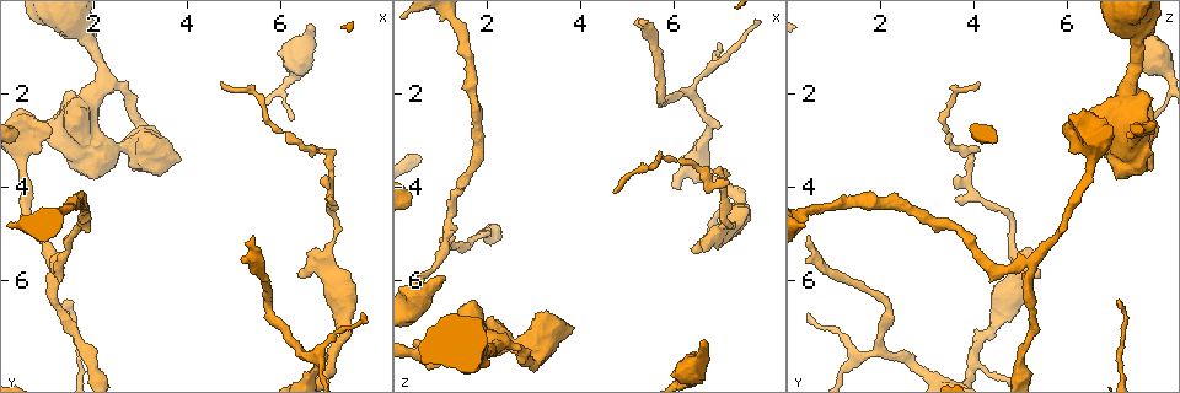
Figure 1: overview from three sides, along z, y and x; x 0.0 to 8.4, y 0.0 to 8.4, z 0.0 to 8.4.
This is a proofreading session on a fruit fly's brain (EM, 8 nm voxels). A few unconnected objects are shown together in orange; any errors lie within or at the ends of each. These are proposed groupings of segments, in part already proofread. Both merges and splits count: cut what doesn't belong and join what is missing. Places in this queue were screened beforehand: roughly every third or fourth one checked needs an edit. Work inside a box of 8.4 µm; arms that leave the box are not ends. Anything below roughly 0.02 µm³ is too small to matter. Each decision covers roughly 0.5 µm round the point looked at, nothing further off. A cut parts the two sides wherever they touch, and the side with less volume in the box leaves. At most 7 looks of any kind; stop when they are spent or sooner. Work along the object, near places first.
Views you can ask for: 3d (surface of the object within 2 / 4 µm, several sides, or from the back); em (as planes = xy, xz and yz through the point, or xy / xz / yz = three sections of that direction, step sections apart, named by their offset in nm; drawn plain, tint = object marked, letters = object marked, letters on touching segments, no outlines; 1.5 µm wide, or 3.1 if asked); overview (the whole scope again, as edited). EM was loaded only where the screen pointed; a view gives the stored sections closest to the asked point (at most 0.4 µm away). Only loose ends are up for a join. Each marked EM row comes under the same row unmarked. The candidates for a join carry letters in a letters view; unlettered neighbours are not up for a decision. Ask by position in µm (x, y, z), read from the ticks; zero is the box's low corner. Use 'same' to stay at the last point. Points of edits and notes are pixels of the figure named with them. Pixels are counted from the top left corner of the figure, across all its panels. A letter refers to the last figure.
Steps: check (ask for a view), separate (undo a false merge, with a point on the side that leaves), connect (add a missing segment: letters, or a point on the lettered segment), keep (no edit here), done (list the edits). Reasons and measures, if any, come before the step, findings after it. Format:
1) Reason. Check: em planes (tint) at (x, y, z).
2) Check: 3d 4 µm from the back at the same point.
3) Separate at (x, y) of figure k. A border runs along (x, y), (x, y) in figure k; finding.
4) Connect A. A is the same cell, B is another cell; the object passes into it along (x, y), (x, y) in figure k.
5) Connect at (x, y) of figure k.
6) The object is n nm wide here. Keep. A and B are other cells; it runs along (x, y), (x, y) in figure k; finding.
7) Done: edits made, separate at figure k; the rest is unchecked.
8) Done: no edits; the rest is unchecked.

Calibre changes. Check: em xz step 8 (letters) at (7.30, 6.70, 4.60).

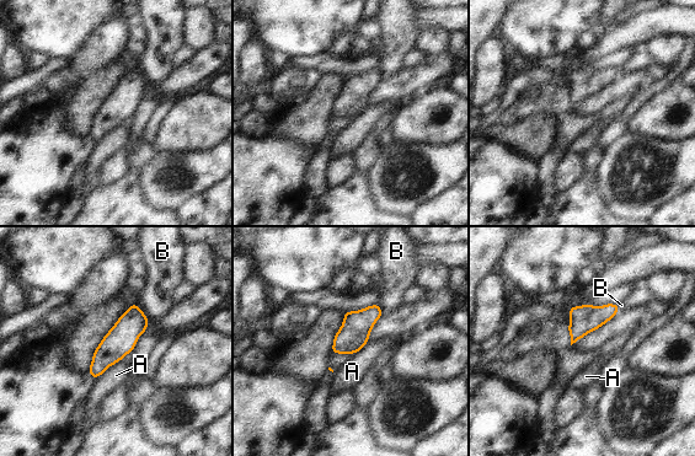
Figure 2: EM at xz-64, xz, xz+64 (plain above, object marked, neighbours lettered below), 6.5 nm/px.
Keep. A and B are other cells; continuous, no second cell.

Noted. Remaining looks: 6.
Thin end. Check: em planes (letters) at (6.60, 0.65, 7.20).

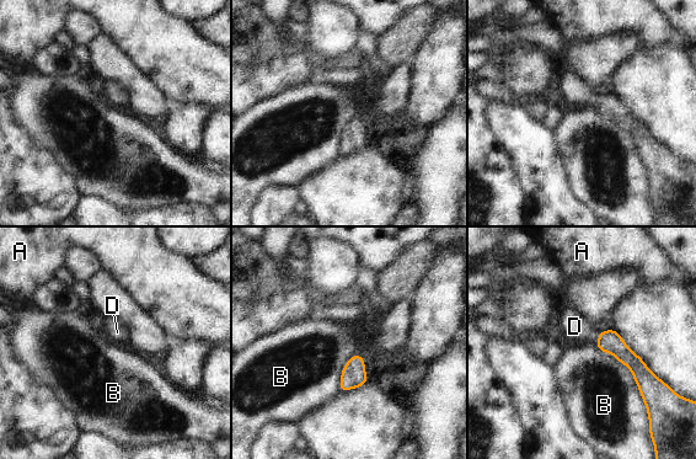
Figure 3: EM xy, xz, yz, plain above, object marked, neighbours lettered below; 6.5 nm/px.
Connect D. D is the same cell, A and B are other cells; the object passes into it along (609, 341), (598, 339), (574, 326) in figure 3; it goes on there.

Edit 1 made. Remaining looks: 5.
Sudden change in width. Check: 3d 4 µm at (1.75, 0.70, 7.50).

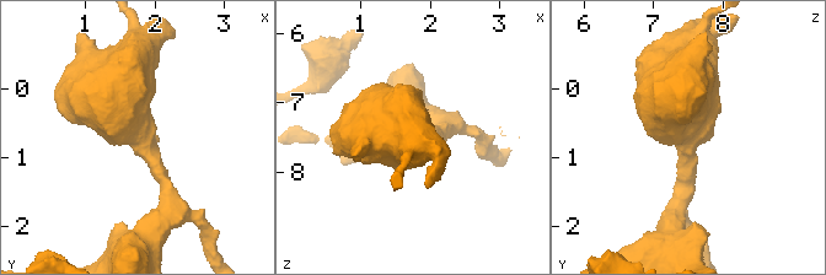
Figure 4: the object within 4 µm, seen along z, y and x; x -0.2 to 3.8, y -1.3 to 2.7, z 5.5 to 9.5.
Shape alone is not enough. Check: em planes (letters) at (1.75, 0.75, 7.45).

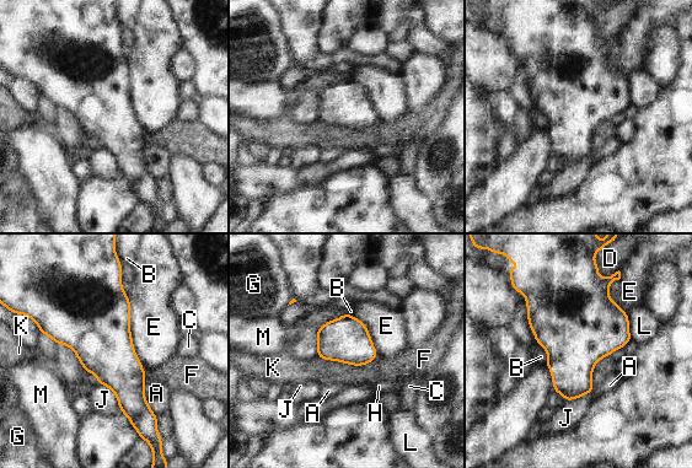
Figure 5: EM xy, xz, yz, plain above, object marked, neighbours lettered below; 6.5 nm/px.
The longest contact is with E, 480 nm. Keep. A, B, C, D, E, F, G, H, J, K, L and M are other cells; one cell here.

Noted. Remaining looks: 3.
Done: edits made, connect at figure 3; the rest is unchecked.

